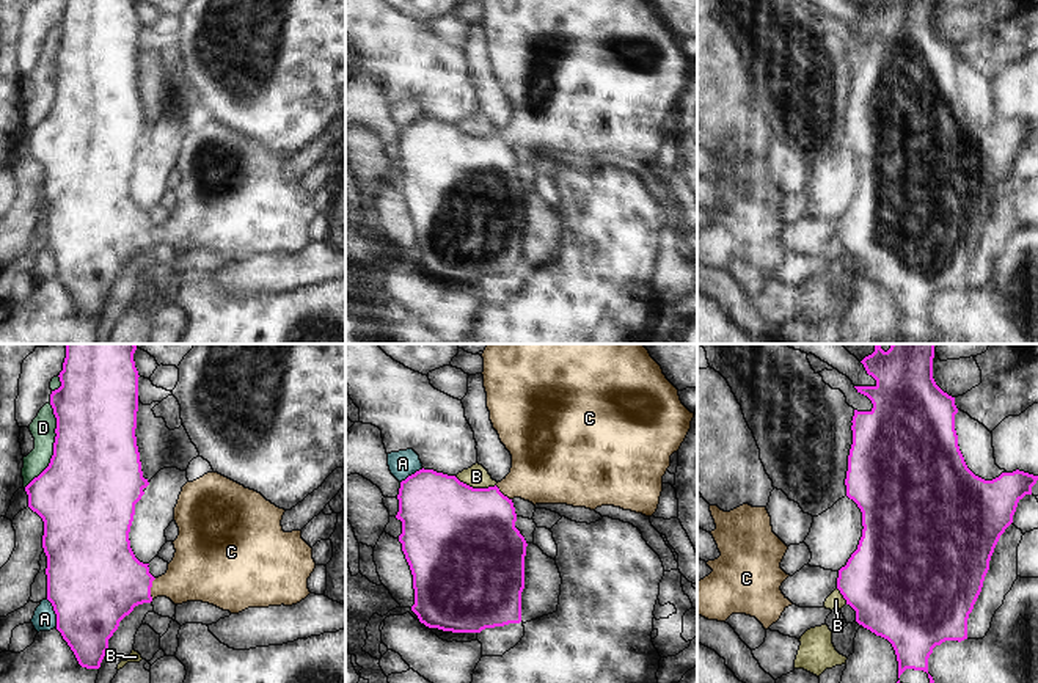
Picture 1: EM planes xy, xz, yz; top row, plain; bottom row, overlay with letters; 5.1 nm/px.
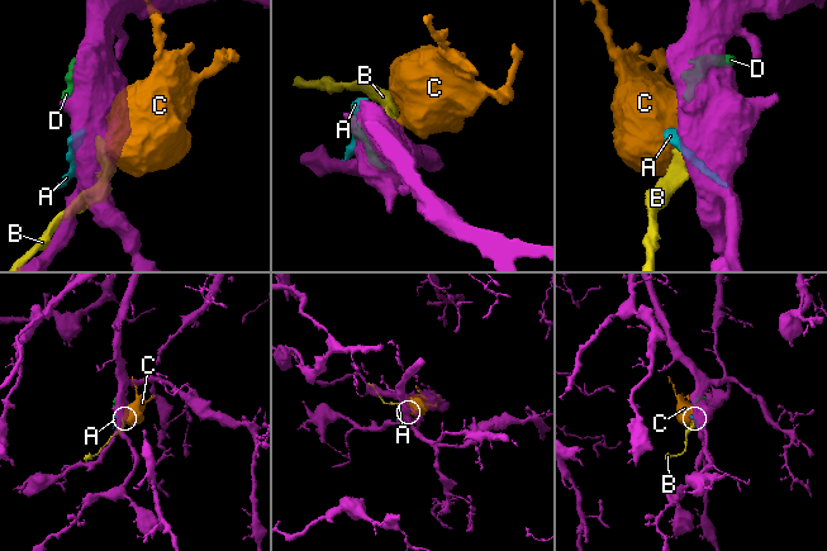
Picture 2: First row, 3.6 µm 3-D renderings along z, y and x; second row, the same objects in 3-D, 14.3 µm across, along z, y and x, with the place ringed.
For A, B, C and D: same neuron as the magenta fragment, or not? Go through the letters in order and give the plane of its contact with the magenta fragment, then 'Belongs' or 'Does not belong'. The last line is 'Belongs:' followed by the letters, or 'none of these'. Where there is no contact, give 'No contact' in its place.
A: Touches magenta in xy. Does not belong
B: Touches magenta in xz. Does not belong
C: Touches magenta in xy. Belongs
D: Touches magenta in xy. Does not belong
Belongs: C

